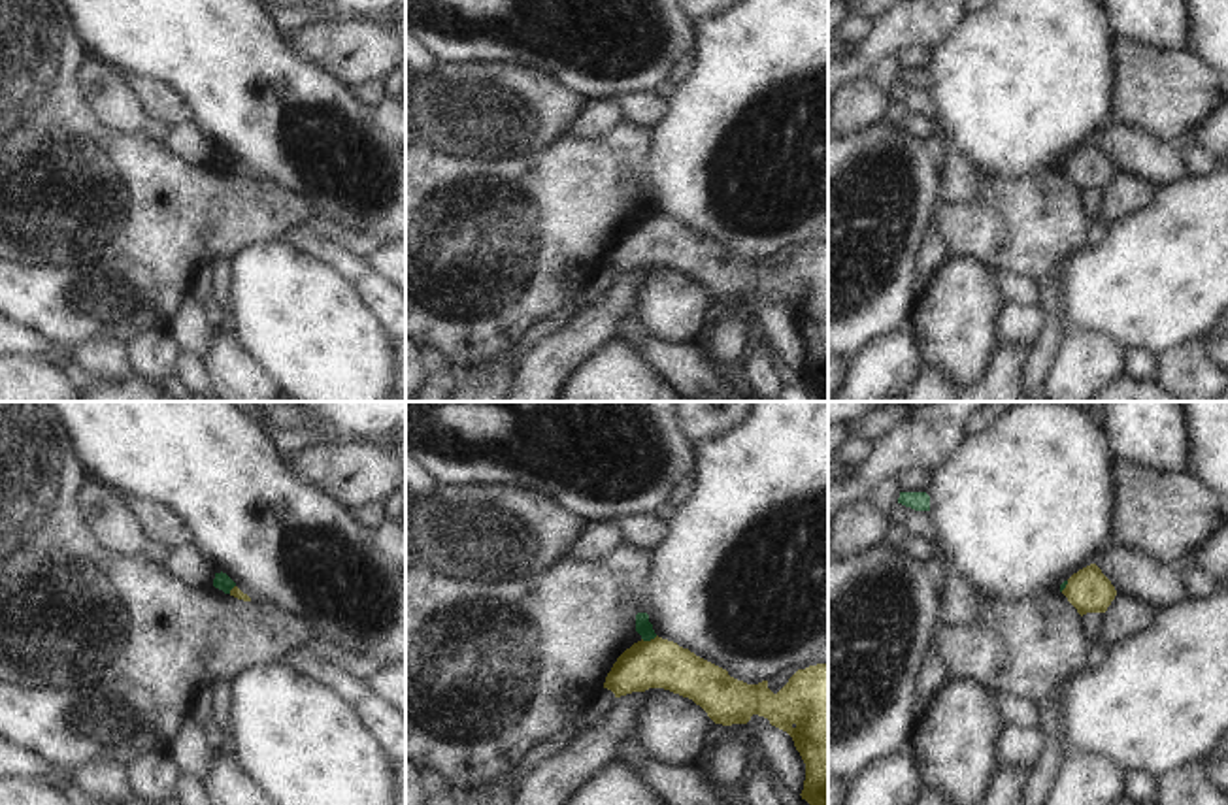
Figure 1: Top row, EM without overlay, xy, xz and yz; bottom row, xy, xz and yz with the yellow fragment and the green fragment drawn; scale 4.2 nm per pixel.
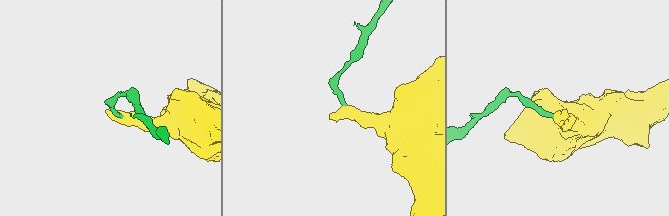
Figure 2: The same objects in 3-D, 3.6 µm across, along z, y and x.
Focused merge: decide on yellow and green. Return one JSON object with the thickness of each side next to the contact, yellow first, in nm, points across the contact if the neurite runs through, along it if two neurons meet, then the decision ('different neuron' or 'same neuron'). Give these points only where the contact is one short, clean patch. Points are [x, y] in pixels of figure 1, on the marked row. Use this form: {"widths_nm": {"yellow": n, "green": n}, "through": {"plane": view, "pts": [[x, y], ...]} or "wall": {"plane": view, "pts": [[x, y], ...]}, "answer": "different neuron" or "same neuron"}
{"widths_nm": {"yellow": 200, "green": 70}, "wall": {"plane": "xz", "pts": [[657, 636], [642, 640]]}, "answer": "different neuron"}

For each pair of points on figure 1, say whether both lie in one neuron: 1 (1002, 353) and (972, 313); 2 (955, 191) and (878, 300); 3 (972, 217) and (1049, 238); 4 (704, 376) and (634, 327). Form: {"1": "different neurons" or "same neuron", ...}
{"1": "different neurons", "2": "different neurons", "3": "same neuron", "4": "same neuron"}

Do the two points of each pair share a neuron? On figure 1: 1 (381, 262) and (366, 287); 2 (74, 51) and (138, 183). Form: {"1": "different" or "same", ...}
{"1": "different", "2": "same"}

